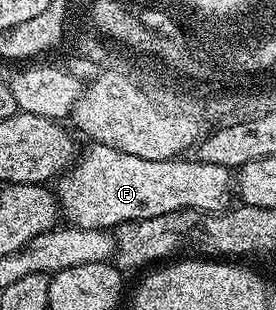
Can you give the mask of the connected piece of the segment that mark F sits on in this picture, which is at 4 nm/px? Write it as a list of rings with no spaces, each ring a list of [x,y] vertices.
[[[91,143],[86,147],[88,149],[78,154],[71,168],[57,181],[62,216],[77,227],[111,231],[127,221],[153,219],[169,211],[200,209],[206,213],[221,213],[232,204],[232,170],[217,167],[217,163],[198,159],[150,161],[104,145]]]

